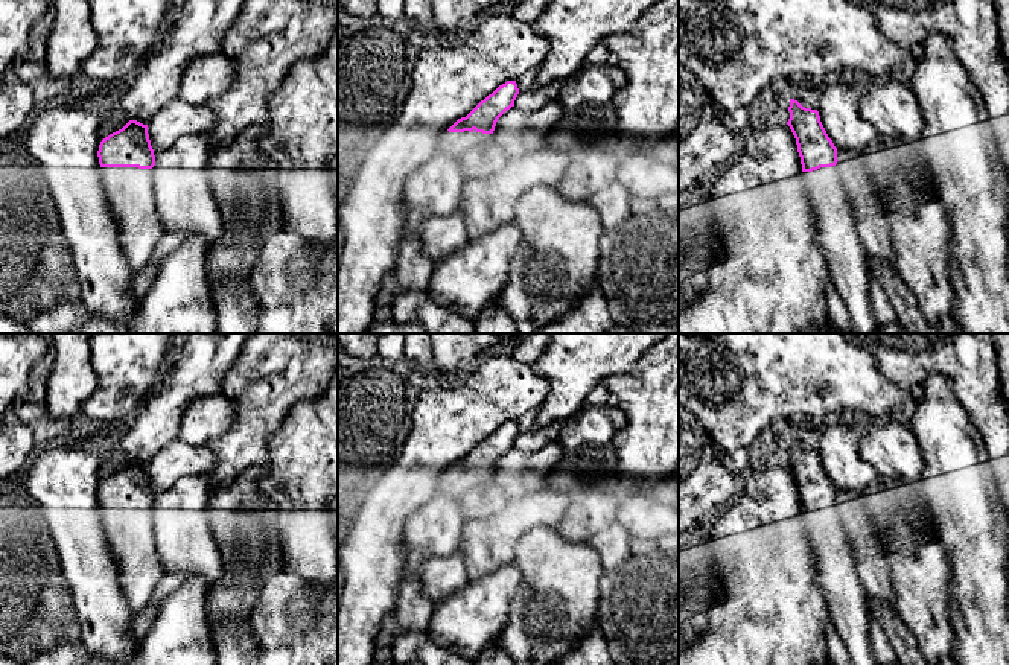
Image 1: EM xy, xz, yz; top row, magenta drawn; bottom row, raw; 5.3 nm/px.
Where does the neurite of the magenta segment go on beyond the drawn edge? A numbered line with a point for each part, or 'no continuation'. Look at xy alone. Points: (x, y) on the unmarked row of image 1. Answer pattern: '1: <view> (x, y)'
1: xy (130, 534)

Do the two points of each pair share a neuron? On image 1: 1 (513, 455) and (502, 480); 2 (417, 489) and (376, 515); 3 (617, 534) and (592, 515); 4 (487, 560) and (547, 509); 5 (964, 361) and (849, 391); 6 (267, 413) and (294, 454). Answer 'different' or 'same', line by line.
1: same
2: same
3: different
4: same
5: different
6: different

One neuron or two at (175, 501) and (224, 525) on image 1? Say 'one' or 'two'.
two

